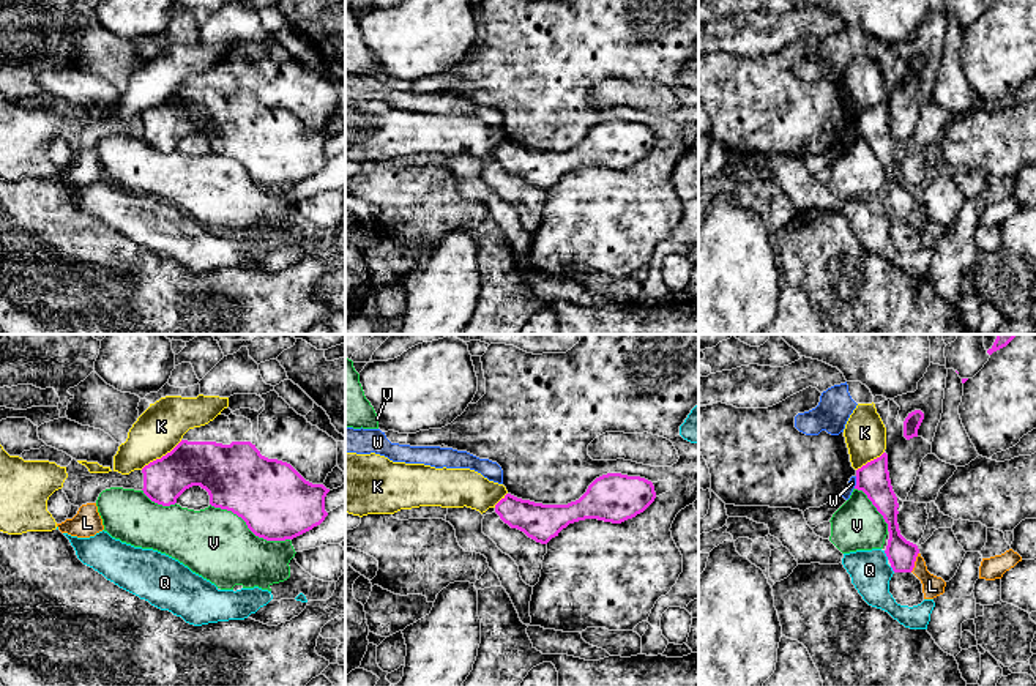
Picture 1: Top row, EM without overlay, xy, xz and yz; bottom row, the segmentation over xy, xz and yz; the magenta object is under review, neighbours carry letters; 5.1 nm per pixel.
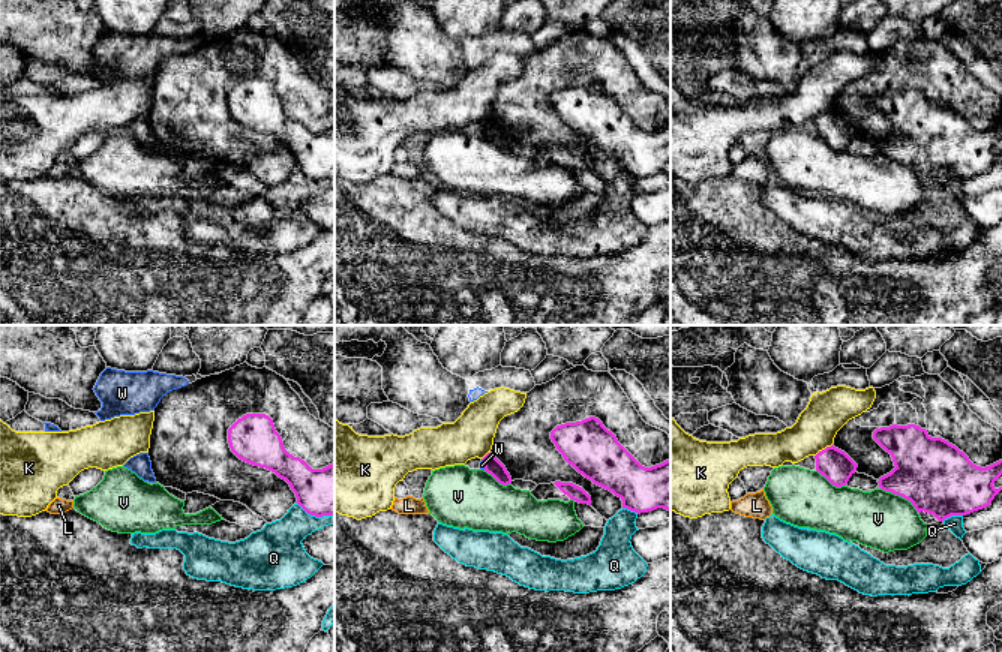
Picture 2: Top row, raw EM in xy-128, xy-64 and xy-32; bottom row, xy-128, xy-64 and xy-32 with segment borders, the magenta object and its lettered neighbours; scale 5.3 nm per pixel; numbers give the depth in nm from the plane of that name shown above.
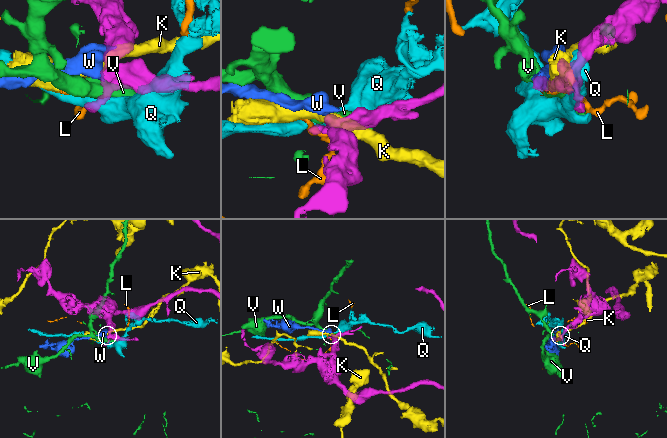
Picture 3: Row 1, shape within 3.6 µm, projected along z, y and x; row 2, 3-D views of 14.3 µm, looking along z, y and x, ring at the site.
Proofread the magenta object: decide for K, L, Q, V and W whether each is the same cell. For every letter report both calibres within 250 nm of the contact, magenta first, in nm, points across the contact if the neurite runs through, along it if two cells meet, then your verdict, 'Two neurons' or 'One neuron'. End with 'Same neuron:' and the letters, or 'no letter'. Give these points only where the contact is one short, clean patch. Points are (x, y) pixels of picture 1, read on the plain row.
K: Thickness 240 nm (magenta) against 240 nm. Two neurons
L: Thickness 150 nm (magenta) against 110 nm. Boundary: yz (918, 199), (910, 218). Two neurons
Q: Thickness 150 nm (magenta) against 200 nm. Two neurons
V: Thickness 380 nm (magenta) against 360 nm. Two neurons
W: Thickness 160 nm (magenta) against 50 nm. Boundary: yz (857, 123), (853, 134). Two neurons
Same neuron: no letter

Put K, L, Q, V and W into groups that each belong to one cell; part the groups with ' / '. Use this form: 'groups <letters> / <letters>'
groups K / L / Q / V / W

